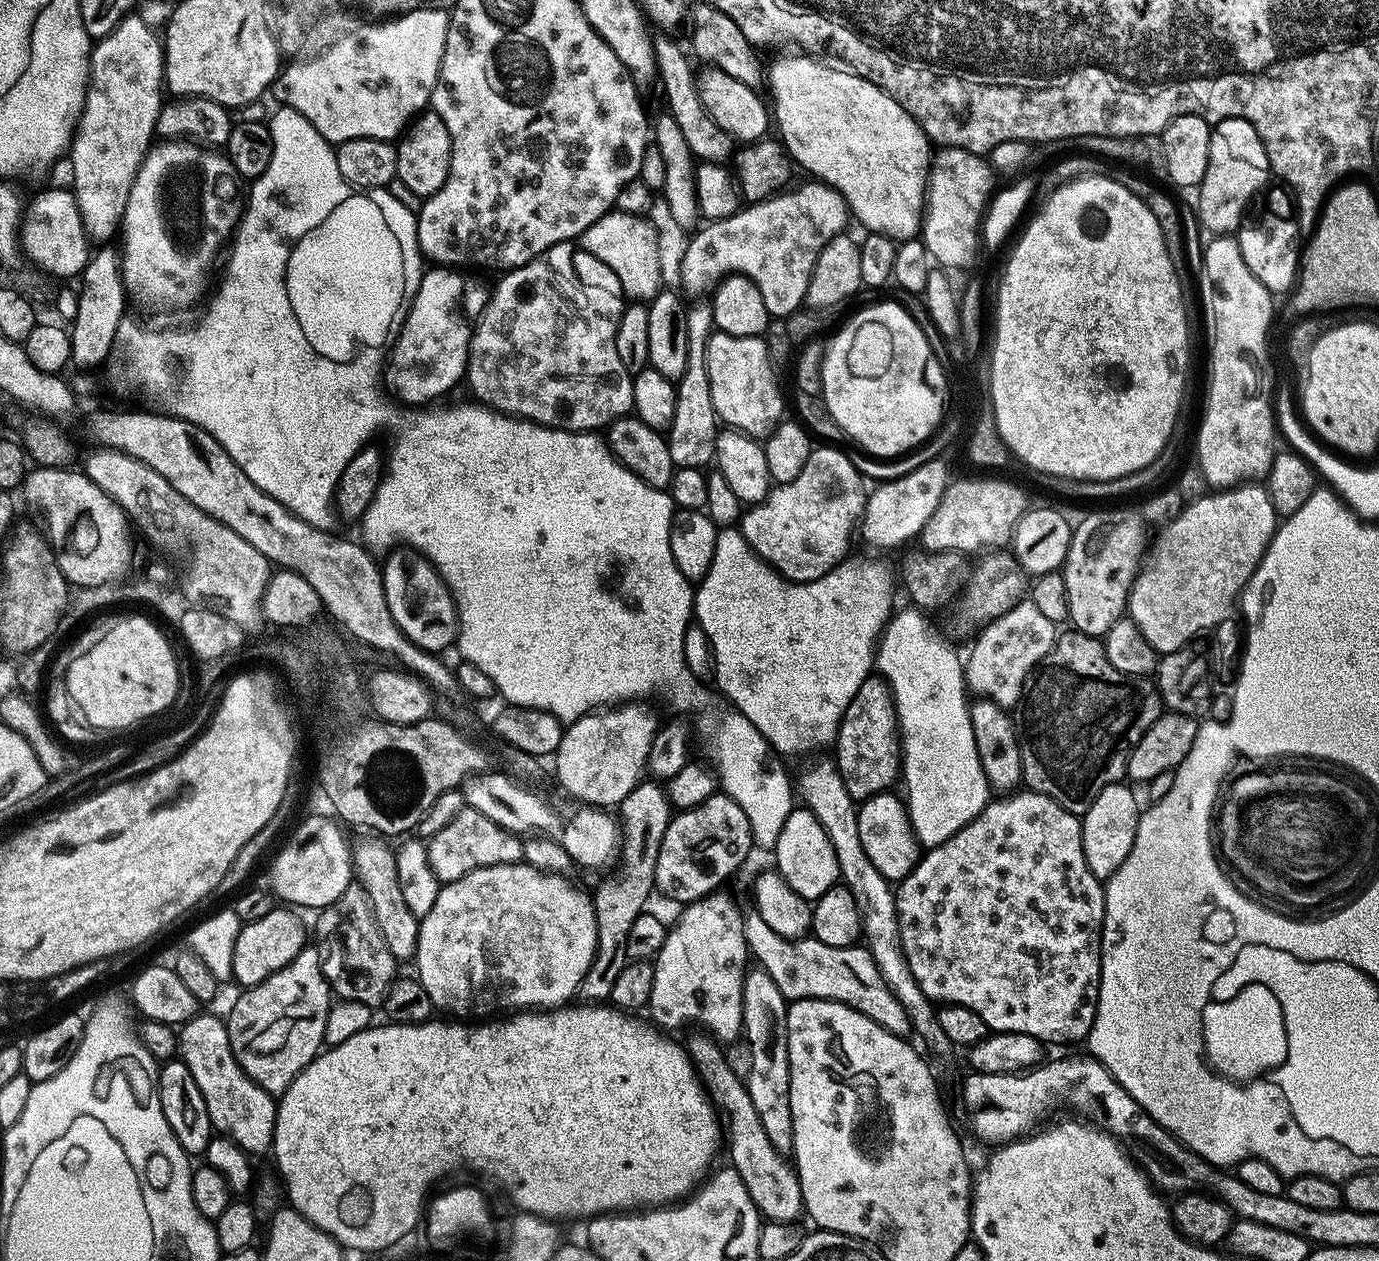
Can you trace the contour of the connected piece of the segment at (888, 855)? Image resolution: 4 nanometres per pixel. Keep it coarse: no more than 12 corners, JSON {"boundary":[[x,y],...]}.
{"boundary":[[892,790],[858,808],[858,838],[889,882],[916,869],[922,845]]}

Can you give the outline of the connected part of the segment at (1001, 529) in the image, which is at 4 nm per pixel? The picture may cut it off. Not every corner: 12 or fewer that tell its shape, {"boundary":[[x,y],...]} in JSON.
{"boundary":[[1008,480],[949,483],[923,551],[1007,549],[1029,497]]}

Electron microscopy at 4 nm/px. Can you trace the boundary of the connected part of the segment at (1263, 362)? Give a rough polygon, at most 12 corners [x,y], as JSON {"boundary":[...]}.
{"boundary":[[1239,239],[1200,264],[1212,331],[1196,436],[1213,489],[1267,477],[1273,293]]}

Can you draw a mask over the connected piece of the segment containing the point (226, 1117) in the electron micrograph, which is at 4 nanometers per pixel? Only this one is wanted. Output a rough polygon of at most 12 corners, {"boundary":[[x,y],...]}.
{"boundary":[[191,1016],[178,1056],[213,1129],[247,1154],[272,1147],[277,1101],[242,1070],[228,1025]]}

